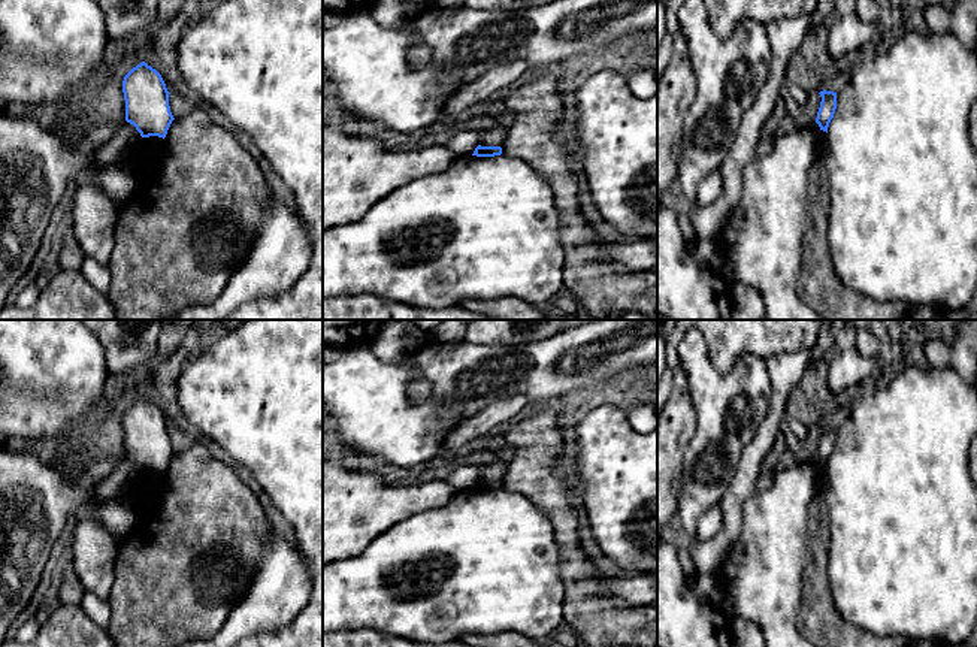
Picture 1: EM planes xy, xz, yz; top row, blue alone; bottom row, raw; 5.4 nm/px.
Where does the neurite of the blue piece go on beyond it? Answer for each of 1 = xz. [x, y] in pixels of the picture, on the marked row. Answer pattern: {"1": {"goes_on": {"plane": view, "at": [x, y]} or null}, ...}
{"1": {"goes_on": null}}

